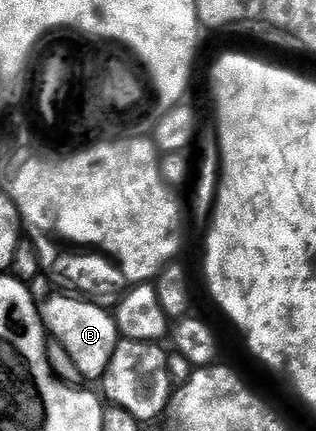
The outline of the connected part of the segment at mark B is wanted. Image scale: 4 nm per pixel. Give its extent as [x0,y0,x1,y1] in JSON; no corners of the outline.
[30,277,122,380]

